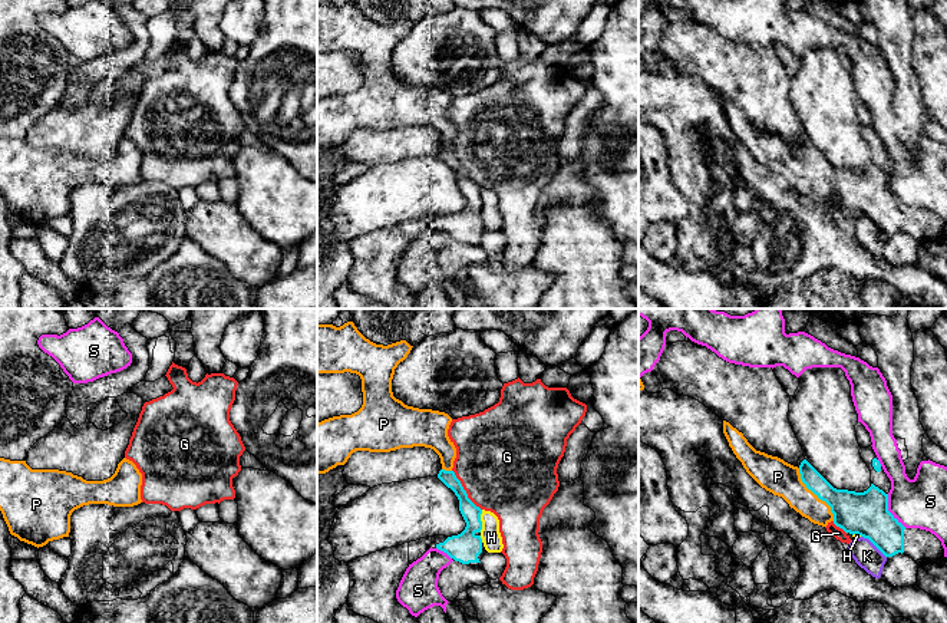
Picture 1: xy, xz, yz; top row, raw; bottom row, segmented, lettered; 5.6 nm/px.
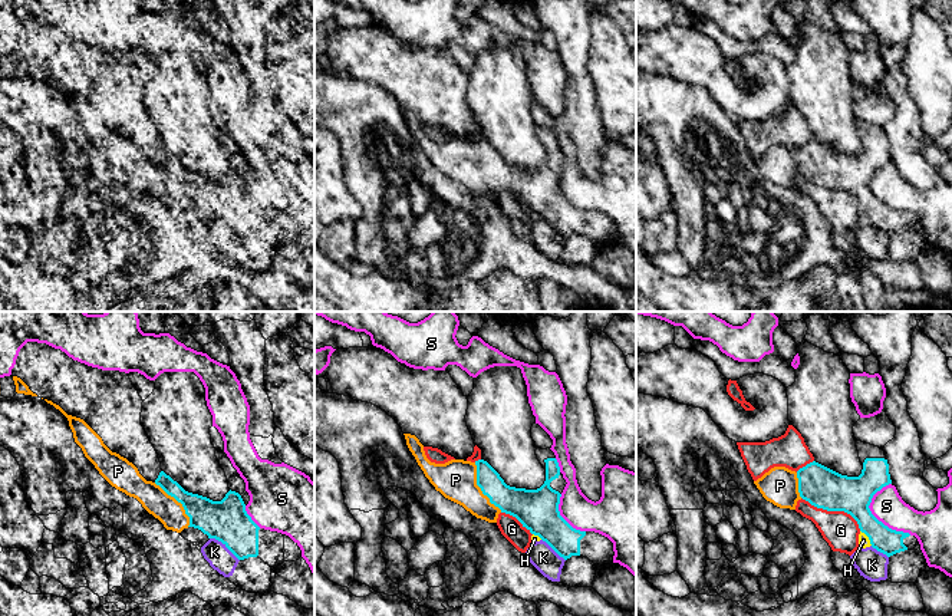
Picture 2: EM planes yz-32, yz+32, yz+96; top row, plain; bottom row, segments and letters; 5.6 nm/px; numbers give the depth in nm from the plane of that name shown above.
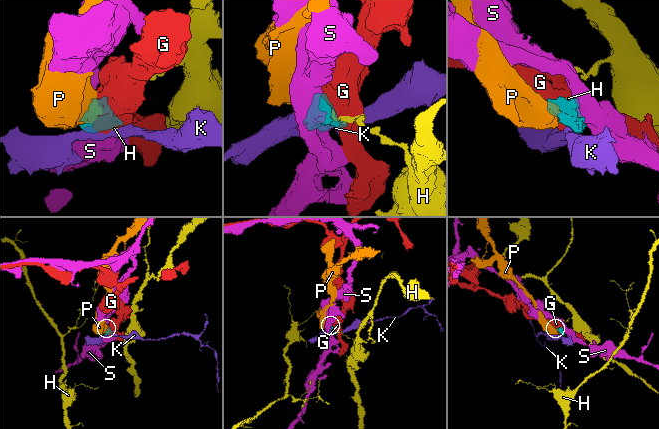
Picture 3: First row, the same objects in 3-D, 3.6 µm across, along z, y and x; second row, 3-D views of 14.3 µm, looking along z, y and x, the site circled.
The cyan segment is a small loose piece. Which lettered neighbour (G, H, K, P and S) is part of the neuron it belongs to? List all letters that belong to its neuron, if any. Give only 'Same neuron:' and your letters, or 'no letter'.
Same neuron: P

